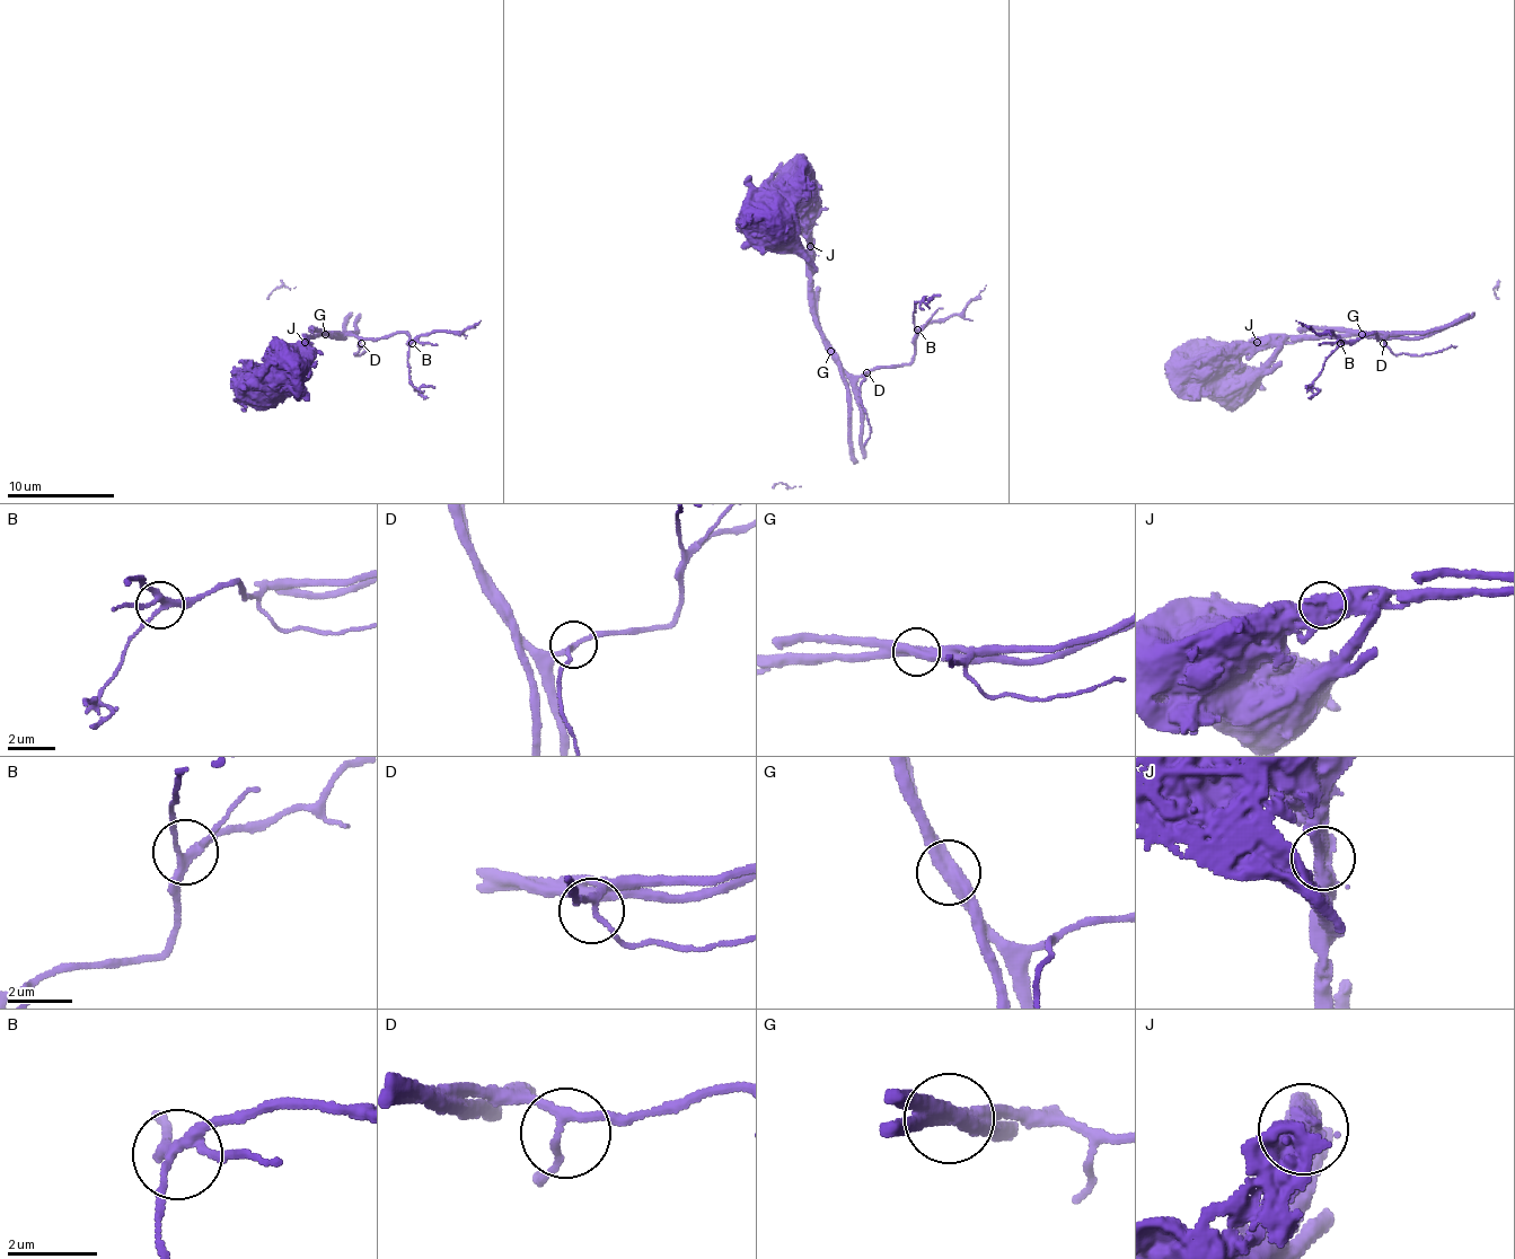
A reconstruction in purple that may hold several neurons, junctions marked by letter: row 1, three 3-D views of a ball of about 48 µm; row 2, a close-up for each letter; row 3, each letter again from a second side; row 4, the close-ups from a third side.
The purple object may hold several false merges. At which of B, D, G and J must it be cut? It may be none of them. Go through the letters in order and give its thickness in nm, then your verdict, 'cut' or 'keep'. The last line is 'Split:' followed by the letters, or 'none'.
B: 240 nm thick; keep
D: 170 nm thick; keep
G: 440 nm thick; cut
J: 650 nm thick; keep
Split: G

